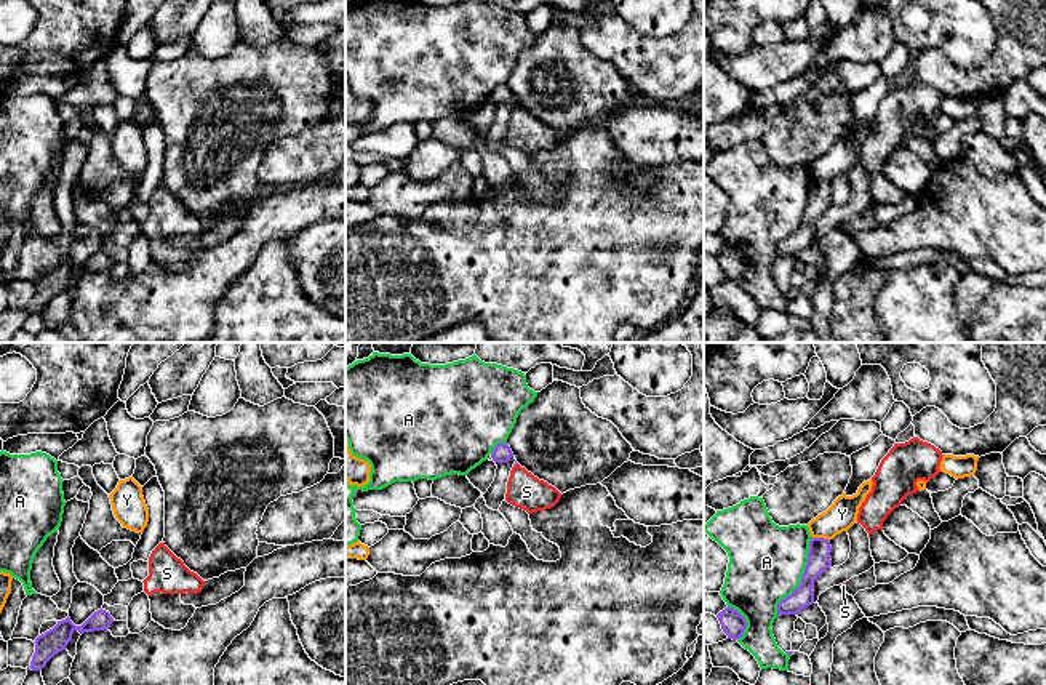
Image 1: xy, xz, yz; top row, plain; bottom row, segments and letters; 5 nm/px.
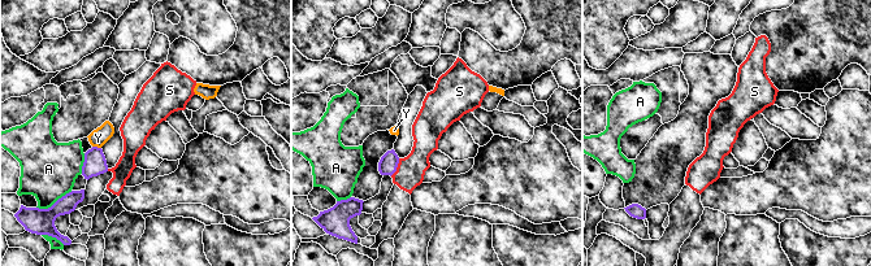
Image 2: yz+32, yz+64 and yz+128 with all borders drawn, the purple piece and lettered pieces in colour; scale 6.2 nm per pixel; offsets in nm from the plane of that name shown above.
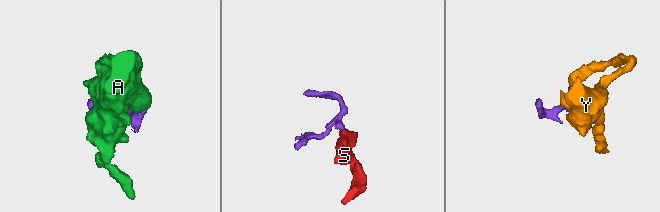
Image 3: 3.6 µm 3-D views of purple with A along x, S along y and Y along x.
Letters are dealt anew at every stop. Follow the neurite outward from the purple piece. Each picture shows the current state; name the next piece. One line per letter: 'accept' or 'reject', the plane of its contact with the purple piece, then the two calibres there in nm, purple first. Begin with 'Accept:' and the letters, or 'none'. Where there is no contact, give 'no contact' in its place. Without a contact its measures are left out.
Accept: none
A: reject; contact in yz; calibres 110 and 380 nm
S: reject; contact in xz; calibres 20 and 180 nm
Y: reject; contact in yz; calibres 110 and 150 nm

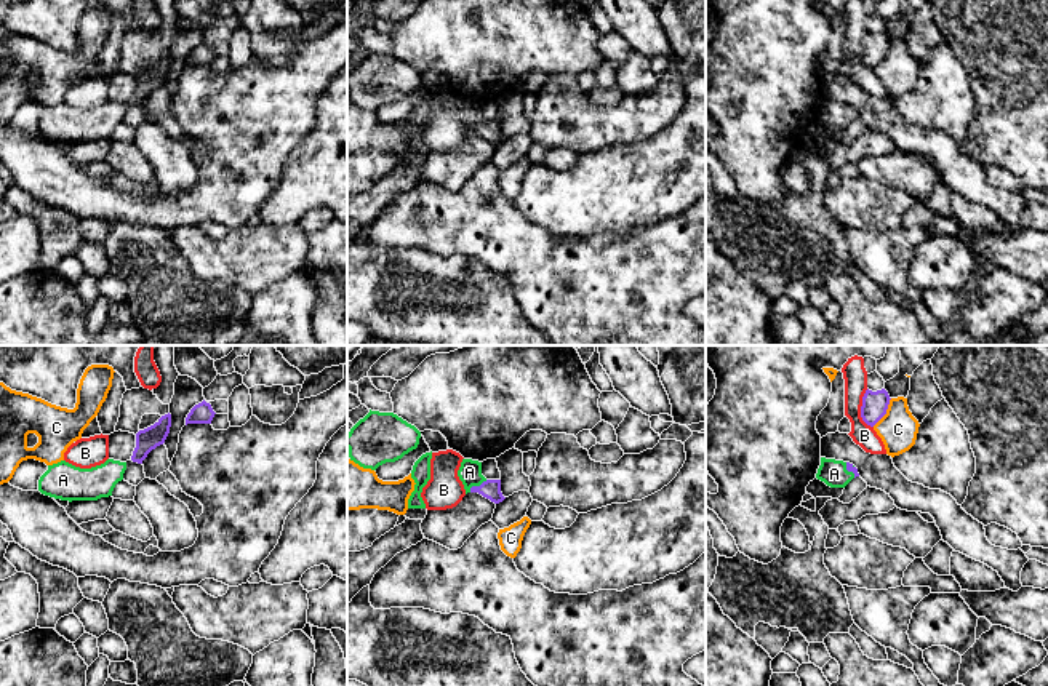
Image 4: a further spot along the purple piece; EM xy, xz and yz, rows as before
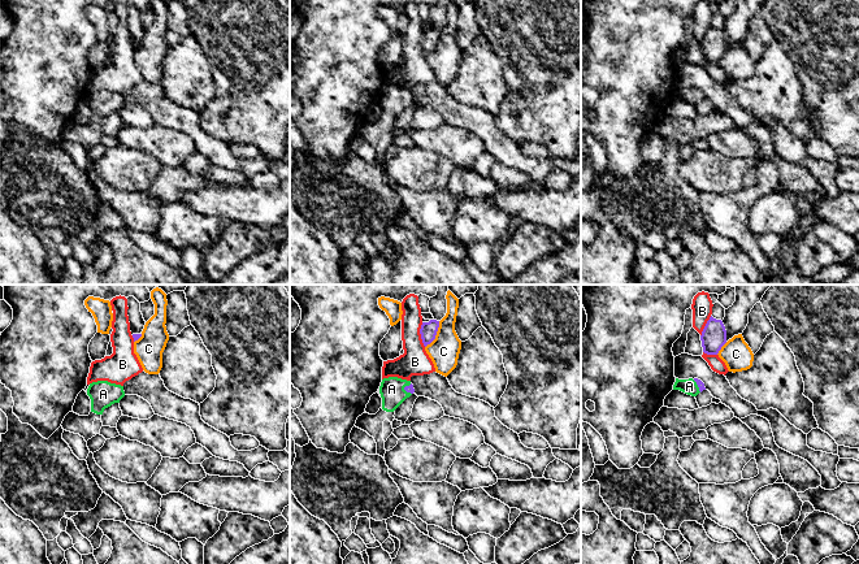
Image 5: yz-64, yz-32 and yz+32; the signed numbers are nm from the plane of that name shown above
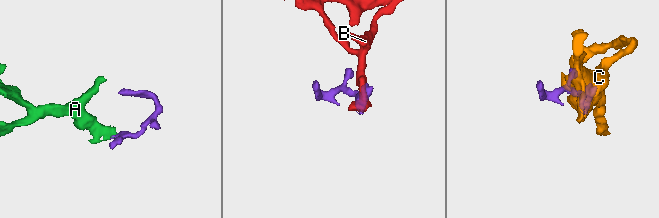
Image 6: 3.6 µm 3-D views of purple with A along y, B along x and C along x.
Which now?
Accept: A
A: accept; contact in xz; calibres 100 and 120 nm
B: reject; contact in yz; calibres 130 and 120 nm
C: reject; contact in yz; calibres 130 and 200 nm

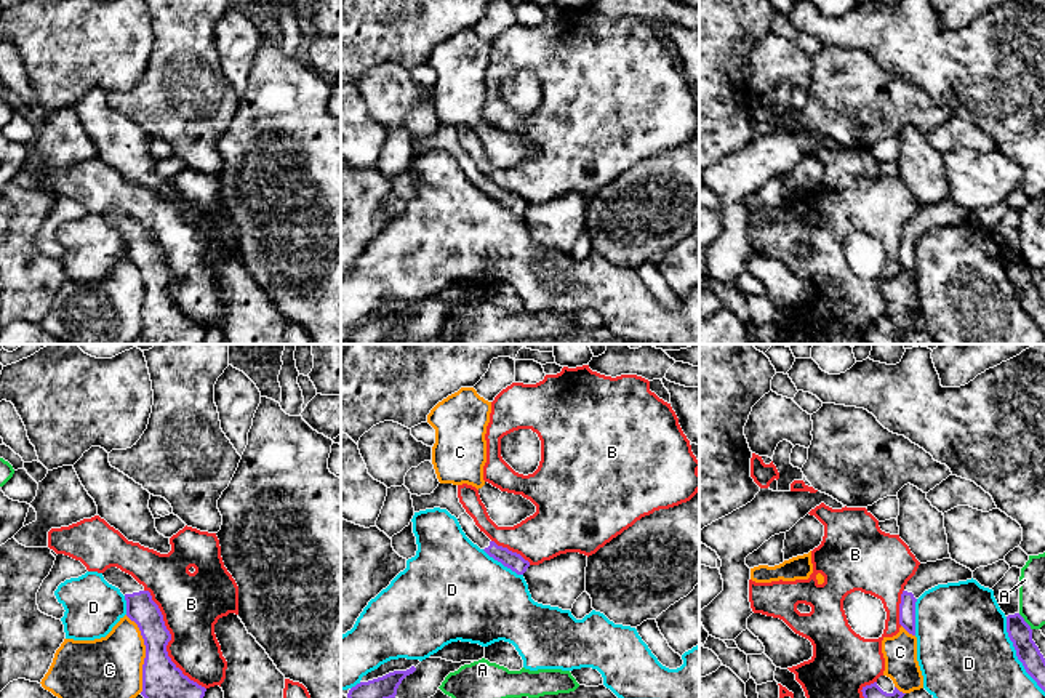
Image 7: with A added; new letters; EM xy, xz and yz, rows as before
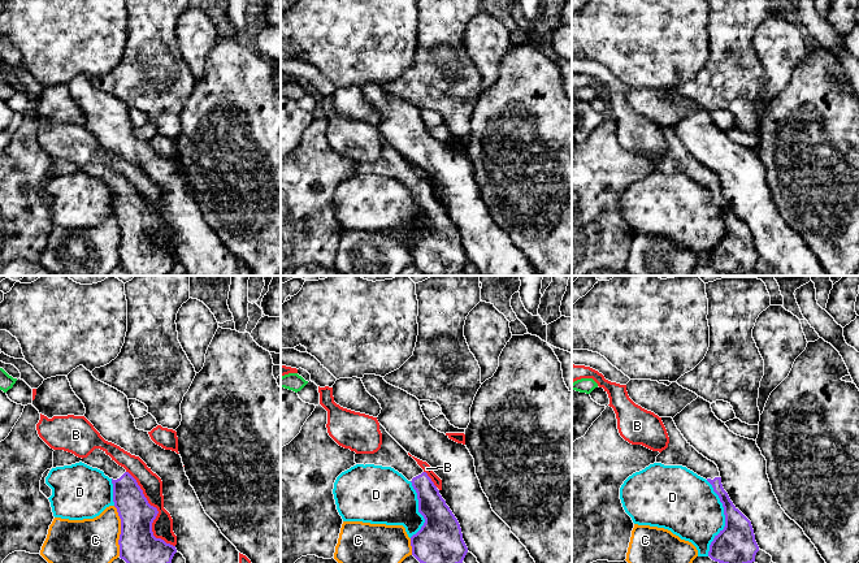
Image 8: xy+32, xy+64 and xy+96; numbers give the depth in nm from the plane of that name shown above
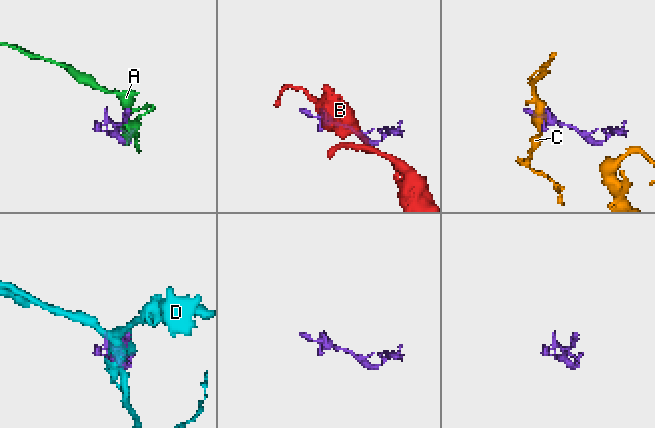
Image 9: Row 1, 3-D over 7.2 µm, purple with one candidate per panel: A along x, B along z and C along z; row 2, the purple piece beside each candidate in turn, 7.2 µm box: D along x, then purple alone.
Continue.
Accept: none
A: reject; contact in yz; calibres 120 and 130 nm
B: reject; contact in xy; calibres 190 and 300 nm
C: reject; contact in xy; calibres 190 and 300 nm
D: reject; contact in yz; calibres 120 and 440 nm

